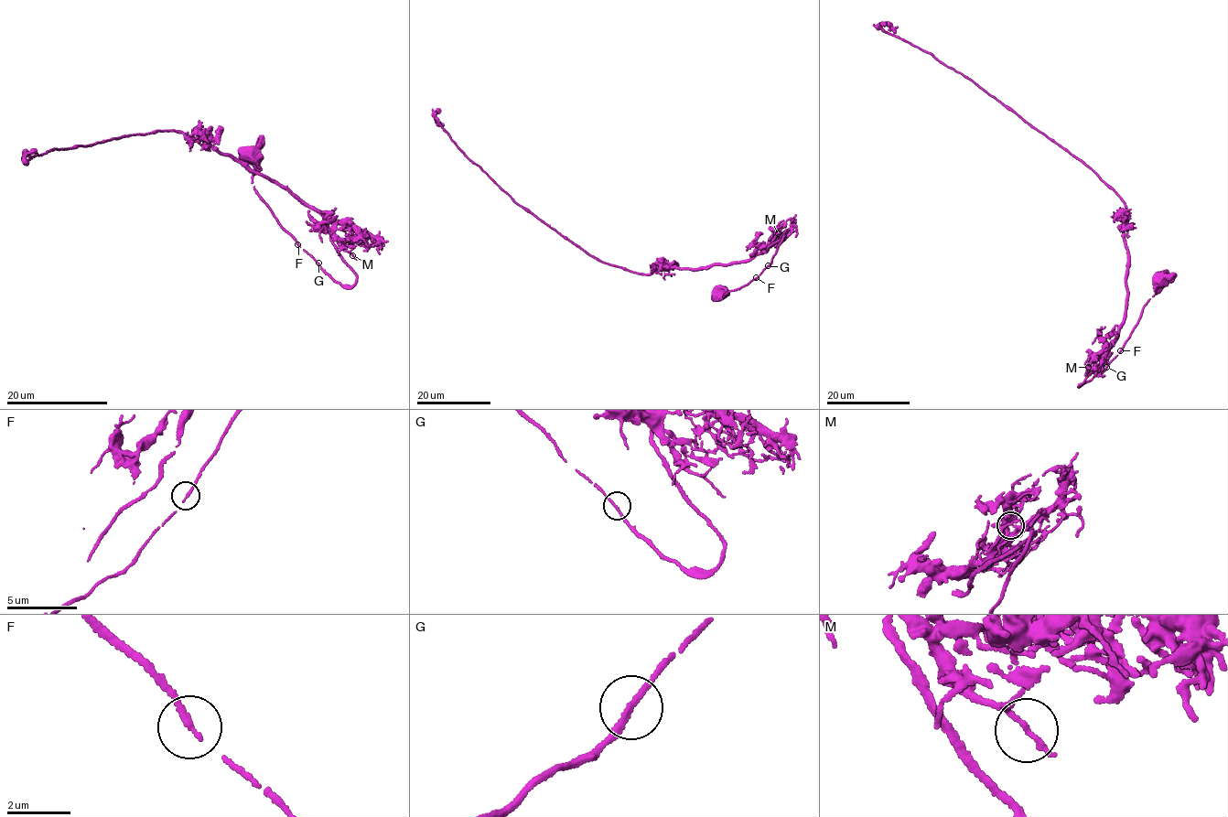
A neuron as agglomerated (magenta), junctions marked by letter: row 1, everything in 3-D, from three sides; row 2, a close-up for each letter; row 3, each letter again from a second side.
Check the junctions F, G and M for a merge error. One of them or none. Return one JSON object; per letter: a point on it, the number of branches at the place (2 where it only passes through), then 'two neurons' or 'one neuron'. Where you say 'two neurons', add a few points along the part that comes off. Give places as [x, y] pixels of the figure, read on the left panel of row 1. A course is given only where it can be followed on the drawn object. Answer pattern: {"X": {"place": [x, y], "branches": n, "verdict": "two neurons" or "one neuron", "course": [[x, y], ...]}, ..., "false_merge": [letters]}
{"F": {"place": [297, 244], "branches": 2, "verdict": "one neuron"}, "G": {"place": [318, 263], "branches": 2, "verdict": "one neuron"}, "M": {"place": [352, 255], "branches": 2, "verdict": "one neuron"}, "false_merge": []}

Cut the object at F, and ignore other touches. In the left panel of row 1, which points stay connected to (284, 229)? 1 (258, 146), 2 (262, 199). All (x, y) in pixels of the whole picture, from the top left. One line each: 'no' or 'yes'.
1: yes
2: yes

